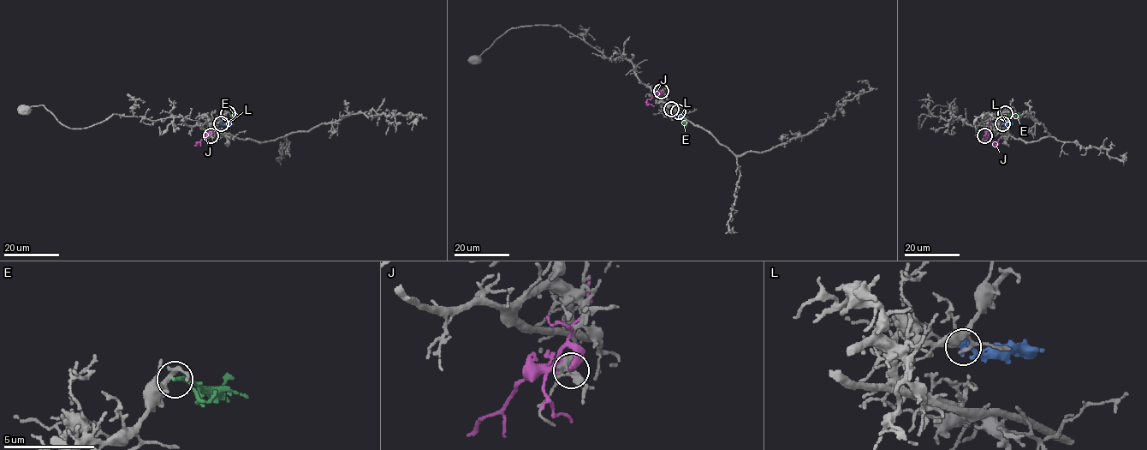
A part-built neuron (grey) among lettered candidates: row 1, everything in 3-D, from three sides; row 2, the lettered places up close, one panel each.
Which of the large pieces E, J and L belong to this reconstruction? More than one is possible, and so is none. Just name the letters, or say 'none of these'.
none of these

